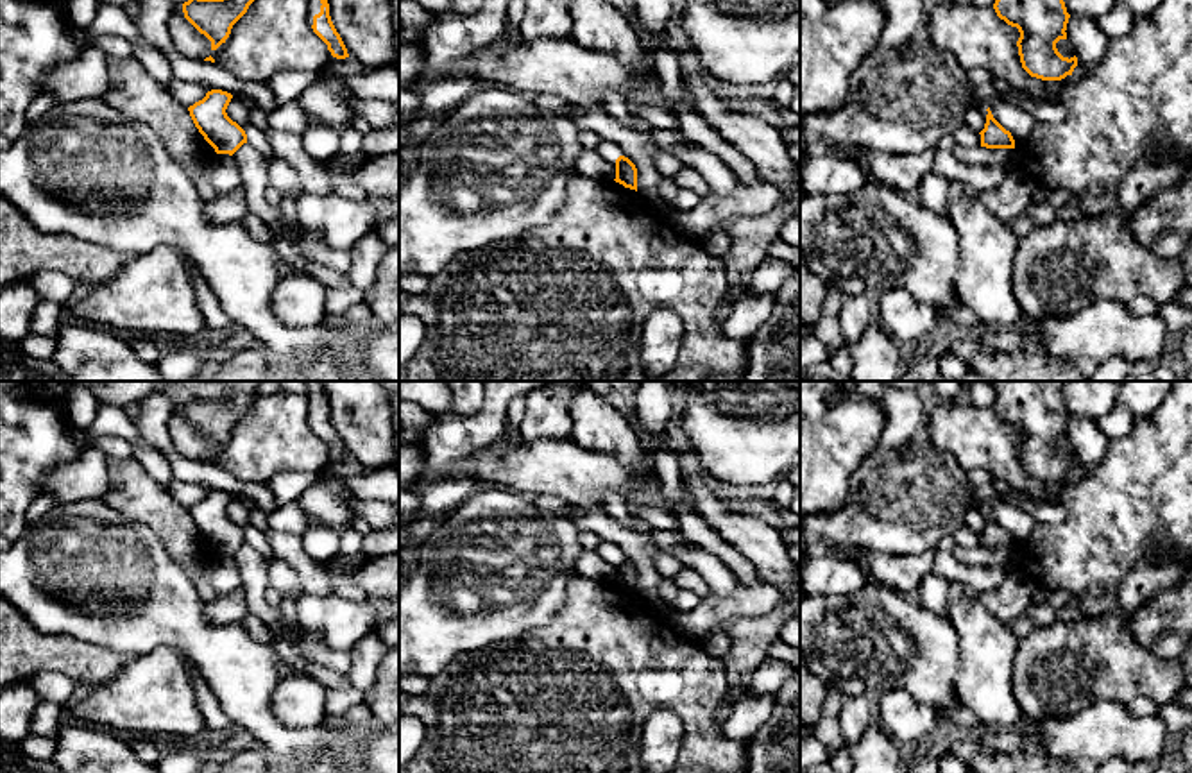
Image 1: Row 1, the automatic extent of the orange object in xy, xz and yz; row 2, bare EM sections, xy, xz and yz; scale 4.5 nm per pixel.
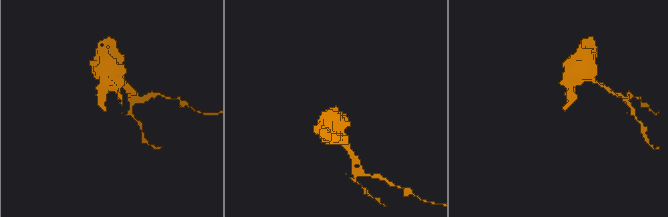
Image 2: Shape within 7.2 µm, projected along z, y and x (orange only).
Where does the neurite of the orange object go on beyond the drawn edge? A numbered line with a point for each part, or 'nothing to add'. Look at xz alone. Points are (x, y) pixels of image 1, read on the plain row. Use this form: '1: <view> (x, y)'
nothing to add

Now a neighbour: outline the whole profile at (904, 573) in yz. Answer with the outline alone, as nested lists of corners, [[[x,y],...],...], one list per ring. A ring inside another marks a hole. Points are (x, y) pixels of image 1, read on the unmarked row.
[[[854,549],[854,558],[866,569],[870,578],[904,596],[915,596],[931,573],[938,549],[920,555],[890,555],[873,549]]]

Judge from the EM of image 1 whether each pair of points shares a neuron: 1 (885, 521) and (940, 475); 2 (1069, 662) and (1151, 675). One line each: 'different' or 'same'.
1: same
2: same

